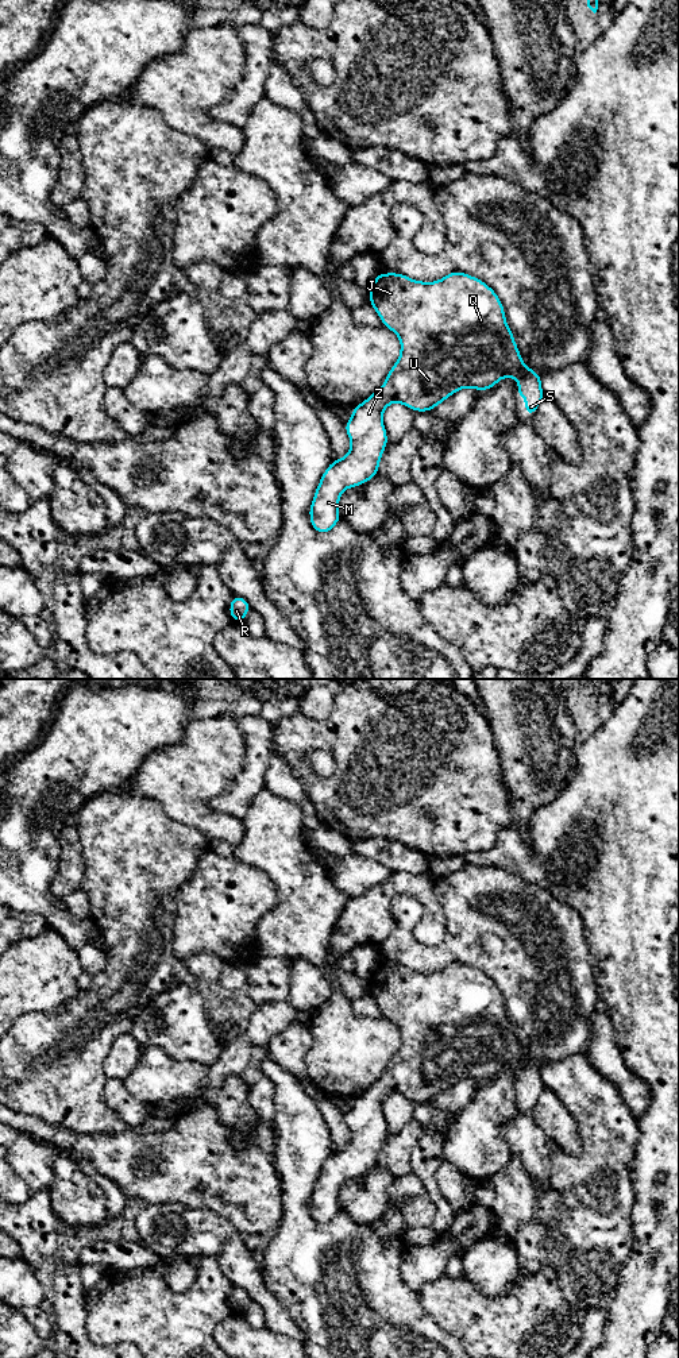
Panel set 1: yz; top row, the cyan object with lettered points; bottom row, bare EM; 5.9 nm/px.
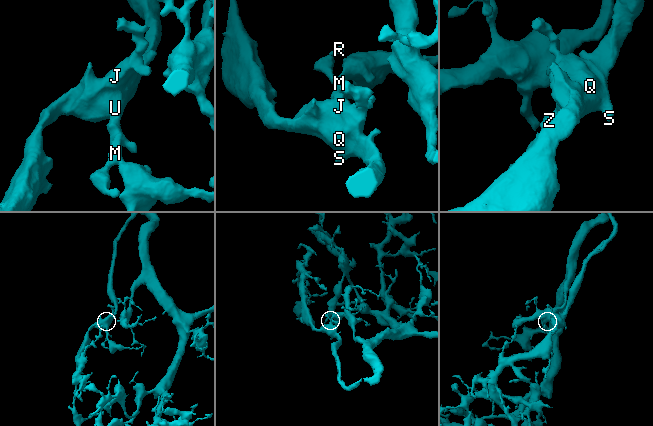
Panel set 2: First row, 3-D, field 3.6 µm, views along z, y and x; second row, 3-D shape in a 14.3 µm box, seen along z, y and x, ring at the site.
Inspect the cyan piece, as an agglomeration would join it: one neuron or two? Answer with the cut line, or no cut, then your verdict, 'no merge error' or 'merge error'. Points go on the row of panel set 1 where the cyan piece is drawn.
cut none; no merge error

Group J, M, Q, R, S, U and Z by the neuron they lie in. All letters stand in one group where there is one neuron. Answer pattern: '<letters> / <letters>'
J M Q R S U Z

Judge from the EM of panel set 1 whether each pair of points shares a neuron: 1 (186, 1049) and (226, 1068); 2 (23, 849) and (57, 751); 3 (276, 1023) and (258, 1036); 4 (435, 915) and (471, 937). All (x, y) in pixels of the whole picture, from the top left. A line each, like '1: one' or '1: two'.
1: two
2: one
3: one
4: two

